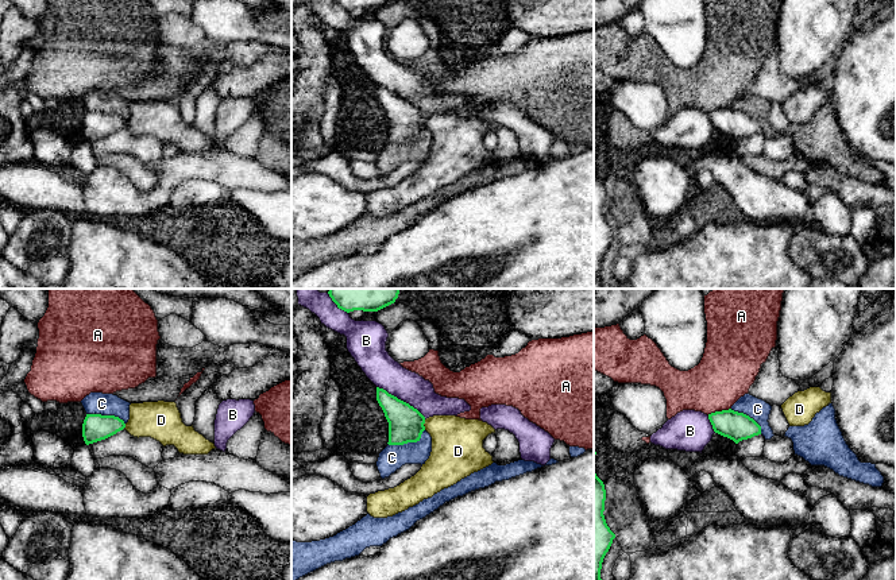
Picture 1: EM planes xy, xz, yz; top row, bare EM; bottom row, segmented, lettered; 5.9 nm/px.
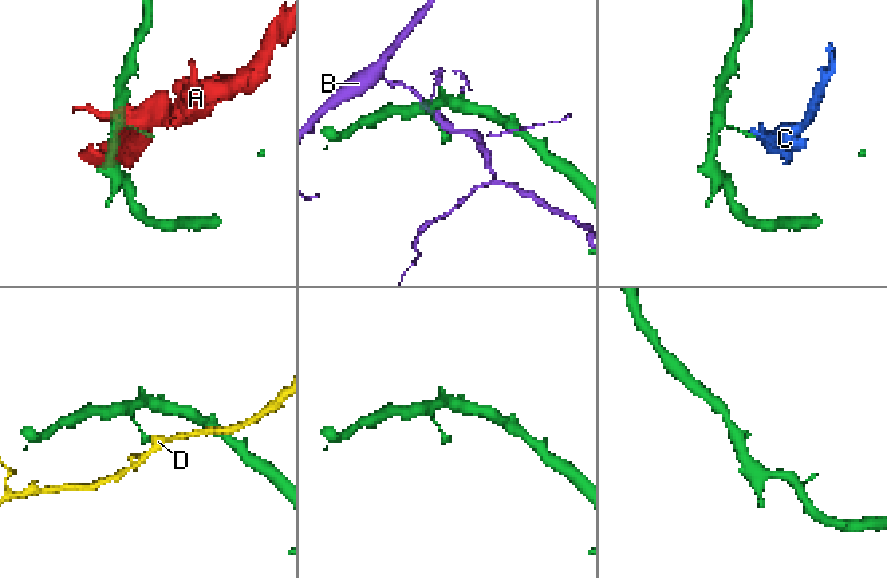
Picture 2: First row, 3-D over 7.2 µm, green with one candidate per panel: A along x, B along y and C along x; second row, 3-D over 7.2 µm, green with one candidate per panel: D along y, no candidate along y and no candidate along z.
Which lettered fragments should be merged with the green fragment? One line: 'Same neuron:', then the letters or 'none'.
Same neuron: none

